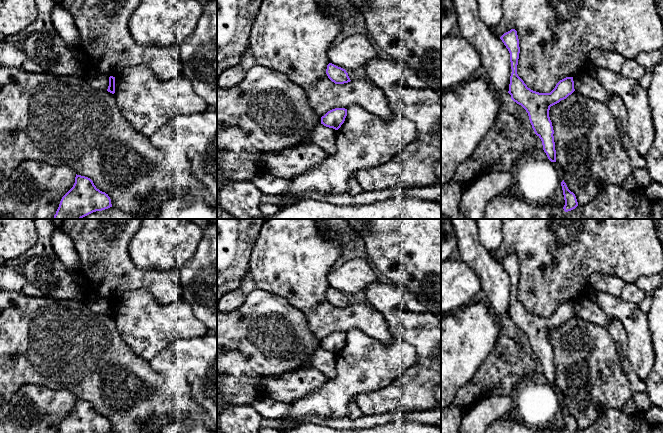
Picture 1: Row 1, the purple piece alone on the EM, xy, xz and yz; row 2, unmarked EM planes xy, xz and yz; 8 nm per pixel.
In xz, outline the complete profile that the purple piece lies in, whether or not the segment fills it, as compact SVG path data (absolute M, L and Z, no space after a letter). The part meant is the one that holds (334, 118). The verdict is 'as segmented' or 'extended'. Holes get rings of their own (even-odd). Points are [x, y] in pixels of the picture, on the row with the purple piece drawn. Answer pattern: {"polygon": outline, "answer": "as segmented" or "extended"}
{"polygon": "M335 108L328 111L324 116L321 117L321 124L326 127L338 130L344 123L347 116L347 109Z", "answer": "as segmented"}

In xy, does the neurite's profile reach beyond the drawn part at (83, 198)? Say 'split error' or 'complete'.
complete

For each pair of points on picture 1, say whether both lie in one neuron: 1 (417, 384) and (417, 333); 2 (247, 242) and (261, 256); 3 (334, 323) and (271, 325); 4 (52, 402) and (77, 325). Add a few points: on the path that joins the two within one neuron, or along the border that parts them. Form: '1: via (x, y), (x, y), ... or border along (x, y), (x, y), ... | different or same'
1: border along (417, 363), (430, 369) | different
2: border along (260, 229), (247, 270) | different
3: border along (293, 306), (305, 316), (307, 327), (320, 342) | different
4: border along (33, 384), (52, 389), (67, 389), (76, 397) | different

